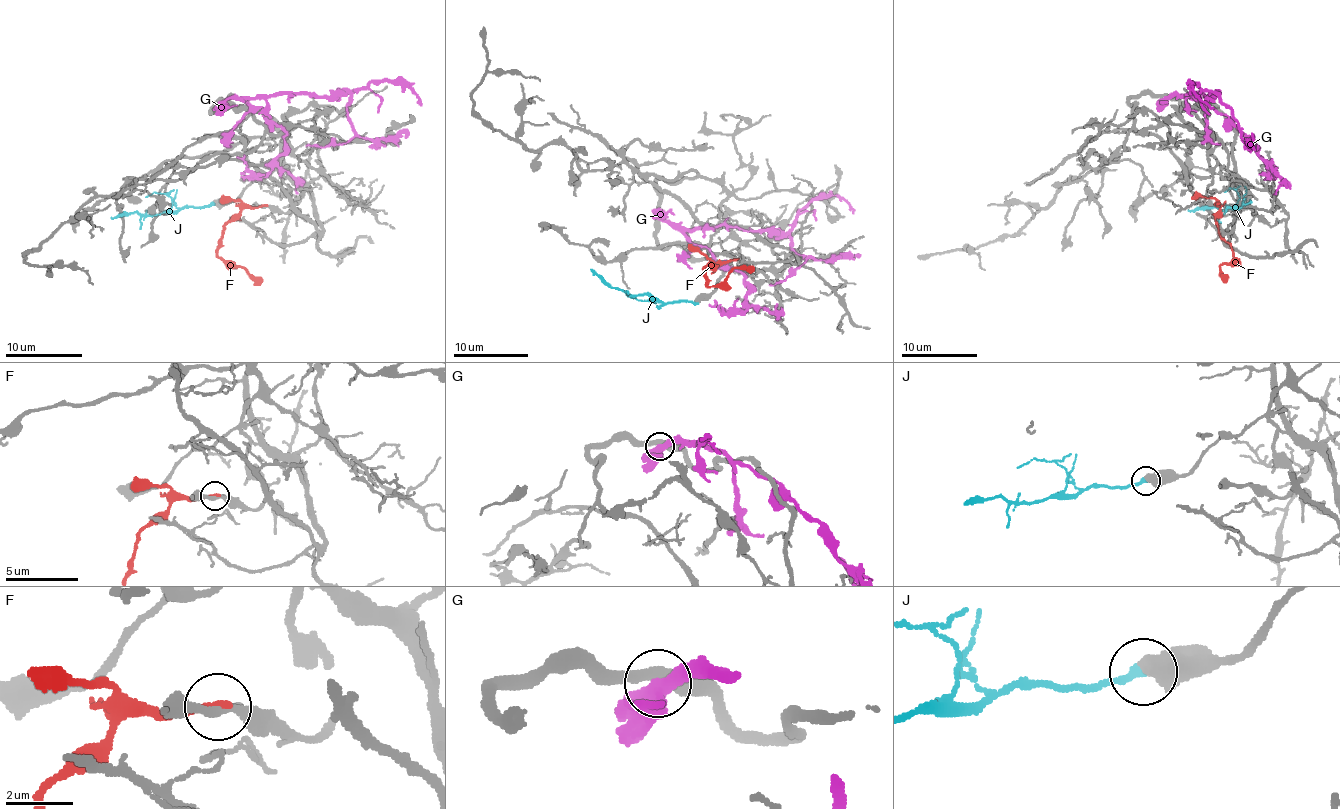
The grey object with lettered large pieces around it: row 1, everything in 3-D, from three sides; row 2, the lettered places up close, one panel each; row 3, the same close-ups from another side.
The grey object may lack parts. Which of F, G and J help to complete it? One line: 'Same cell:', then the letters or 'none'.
Same cell: none

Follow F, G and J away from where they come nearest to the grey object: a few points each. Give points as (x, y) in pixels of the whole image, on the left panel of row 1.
F: (265, 205), (245, 207), (226, 224), (217, 254), (261, 283)
G: (221, 101), (302, 93), (310, 96), (345, 94), (349, 96), (351, 126), (359, 135), (396, 139), (408, 129)
J: (213, 204), (143, 214), (125, 213), (110, 217)

